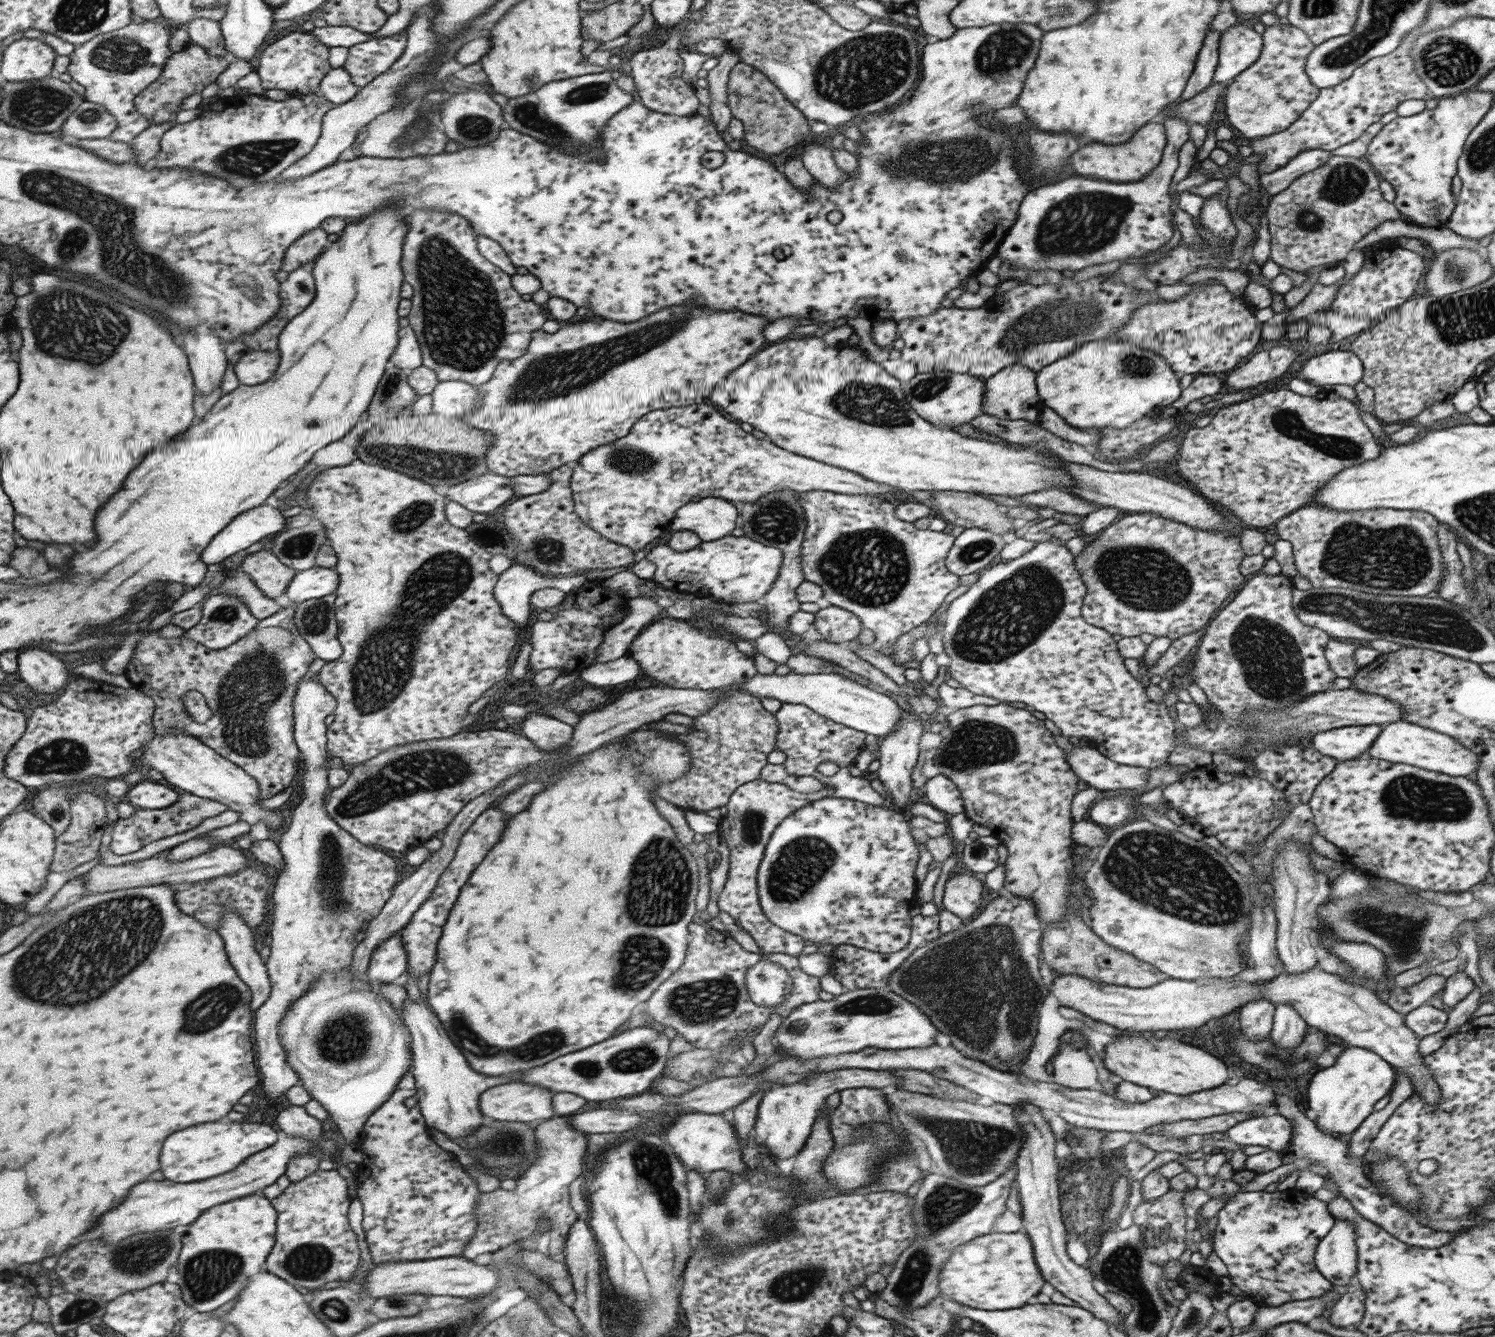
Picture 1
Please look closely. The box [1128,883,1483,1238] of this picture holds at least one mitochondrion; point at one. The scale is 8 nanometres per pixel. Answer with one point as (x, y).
(1402, 932)

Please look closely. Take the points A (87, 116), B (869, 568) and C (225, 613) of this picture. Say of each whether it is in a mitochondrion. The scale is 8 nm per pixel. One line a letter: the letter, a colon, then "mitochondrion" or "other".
A: mitochondrion
B: mitochondrion
C: mitochondrion

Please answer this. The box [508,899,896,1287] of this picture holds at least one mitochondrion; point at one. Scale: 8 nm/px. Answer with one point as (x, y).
(700, 1002)

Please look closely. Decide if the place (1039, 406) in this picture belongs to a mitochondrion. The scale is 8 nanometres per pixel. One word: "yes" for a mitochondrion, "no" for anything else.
no

